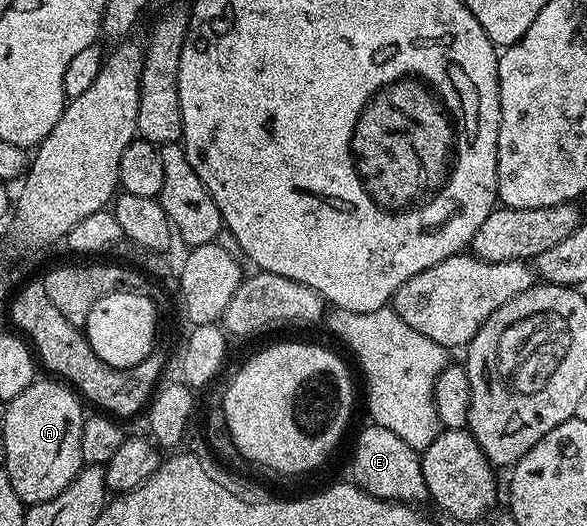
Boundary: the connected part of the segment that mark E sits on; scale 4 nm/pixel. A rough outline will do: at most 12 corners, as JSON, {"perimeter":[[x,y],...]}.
{"perimeter":[[377,425],[359,433],[353,482],[407,505],[427,493],[419,452]]}

